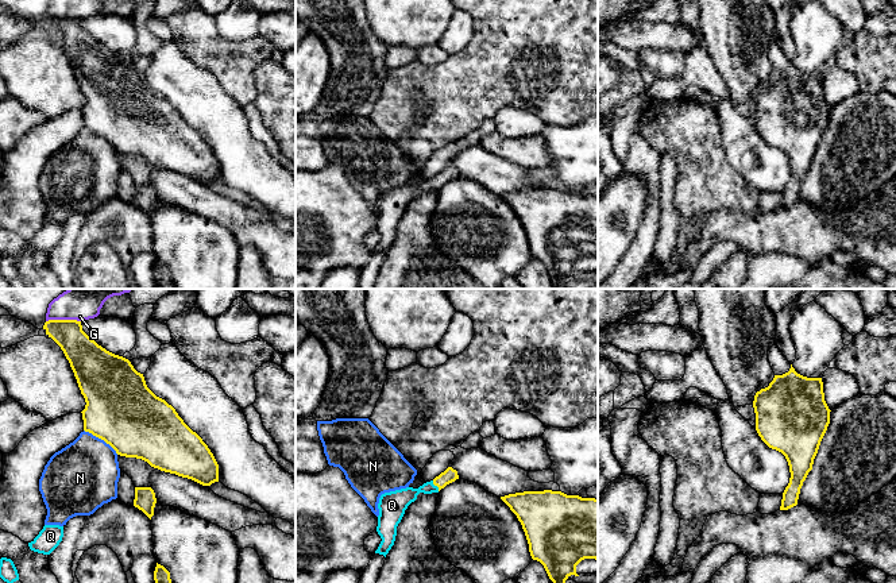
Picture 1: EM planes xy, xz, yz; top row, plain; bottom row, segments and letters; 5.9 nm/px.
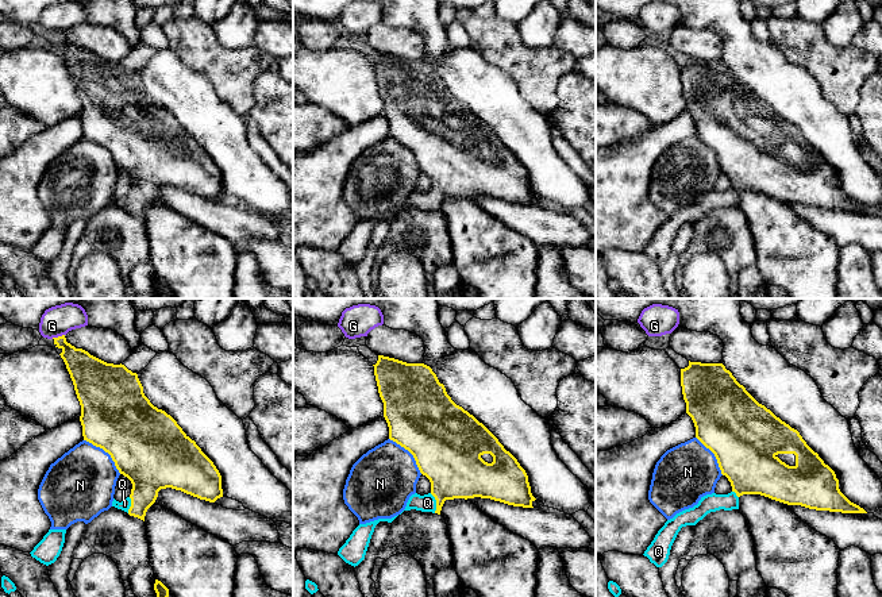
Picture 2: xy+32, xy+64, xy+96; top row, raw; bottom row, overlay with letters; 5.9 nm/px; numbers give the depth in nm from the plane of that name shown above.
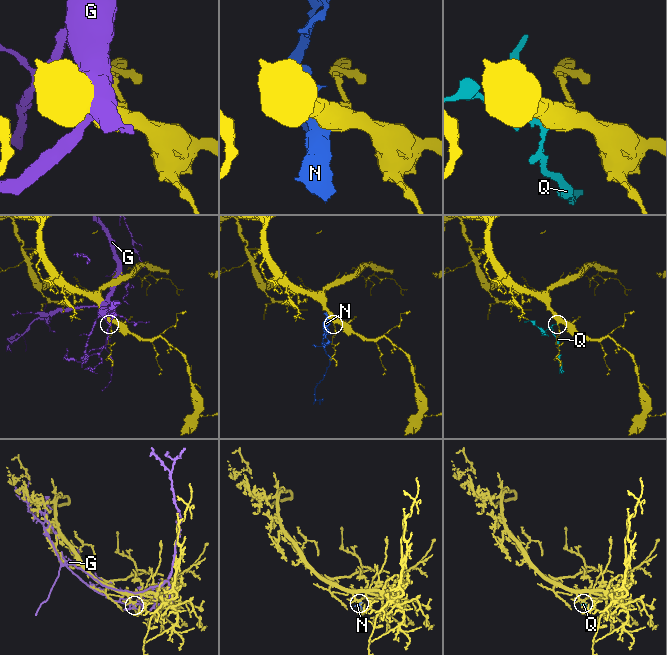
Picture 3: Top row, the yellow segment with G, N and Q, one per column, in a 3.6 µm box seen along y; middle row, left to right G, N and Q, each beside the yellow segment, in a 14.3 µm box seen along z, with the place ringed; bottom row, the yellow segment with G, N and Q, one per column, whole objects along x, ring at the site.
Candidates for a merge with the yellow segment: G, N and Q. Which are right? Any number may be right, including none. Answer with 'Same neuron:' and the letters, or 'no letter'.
Same neuron: Q

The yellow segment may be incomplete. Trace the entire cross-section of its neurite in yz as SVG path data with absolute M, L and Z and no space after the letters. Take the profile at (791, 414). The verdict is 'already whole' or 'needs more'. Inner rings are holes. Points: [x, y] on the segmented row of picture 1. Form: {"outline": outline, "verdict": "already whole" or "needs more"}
{"outline": "M791 364L788 372L775 375L768 387L756 393L753 408L758 436L769 448L781 452L788 462L791 478L780 506L780 510L788 510L797 505L803 482L812 470L814 459L830 424L831 410L824 401L822 378L803 377Z", "verdict": "already whole"}

